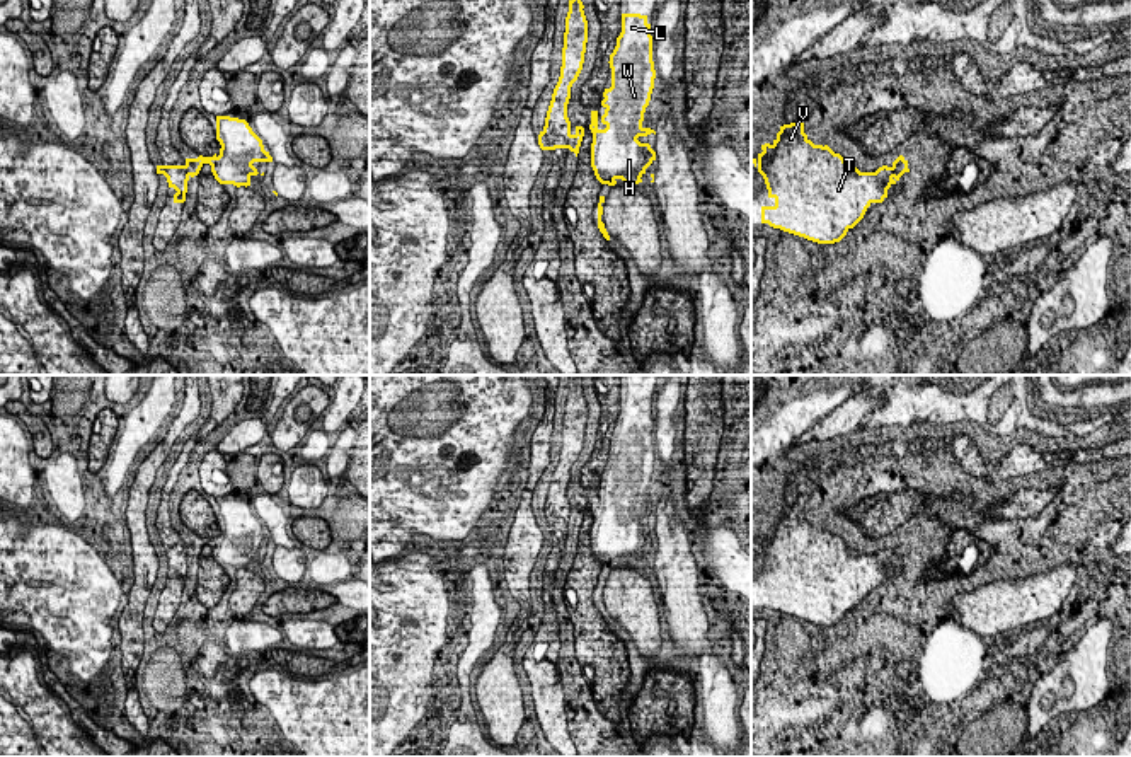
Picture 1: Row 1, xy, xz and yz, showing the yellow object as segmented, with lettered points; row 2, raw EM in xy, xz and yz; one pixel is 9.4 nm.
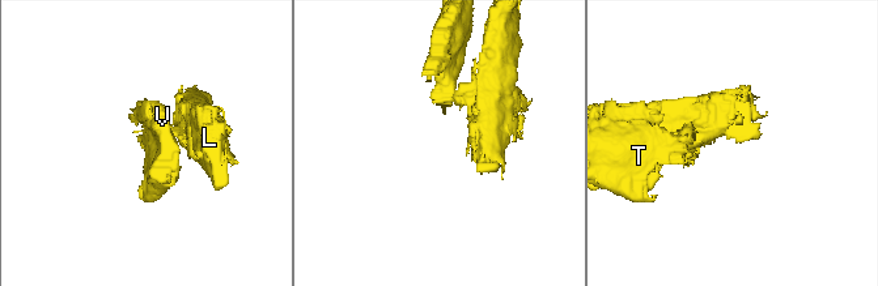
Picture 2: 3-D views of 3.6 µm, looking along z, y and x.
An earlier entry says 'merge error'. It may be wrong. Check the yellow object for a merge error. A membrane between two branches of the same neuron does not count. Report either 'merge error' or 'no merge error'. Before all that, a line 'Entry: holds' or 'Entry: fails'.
Entry: holds
merge error

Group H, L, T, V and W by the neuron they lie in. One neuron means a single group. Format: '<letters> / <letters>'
H L W / T V

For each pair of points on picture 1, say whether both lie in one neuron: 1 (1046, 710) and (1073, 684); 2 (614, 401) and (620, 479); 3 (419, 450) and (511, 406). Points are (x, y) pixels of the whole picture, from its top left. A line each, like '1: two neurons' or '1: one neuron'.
1: one neuron
2: one neuron
3: two neurons

